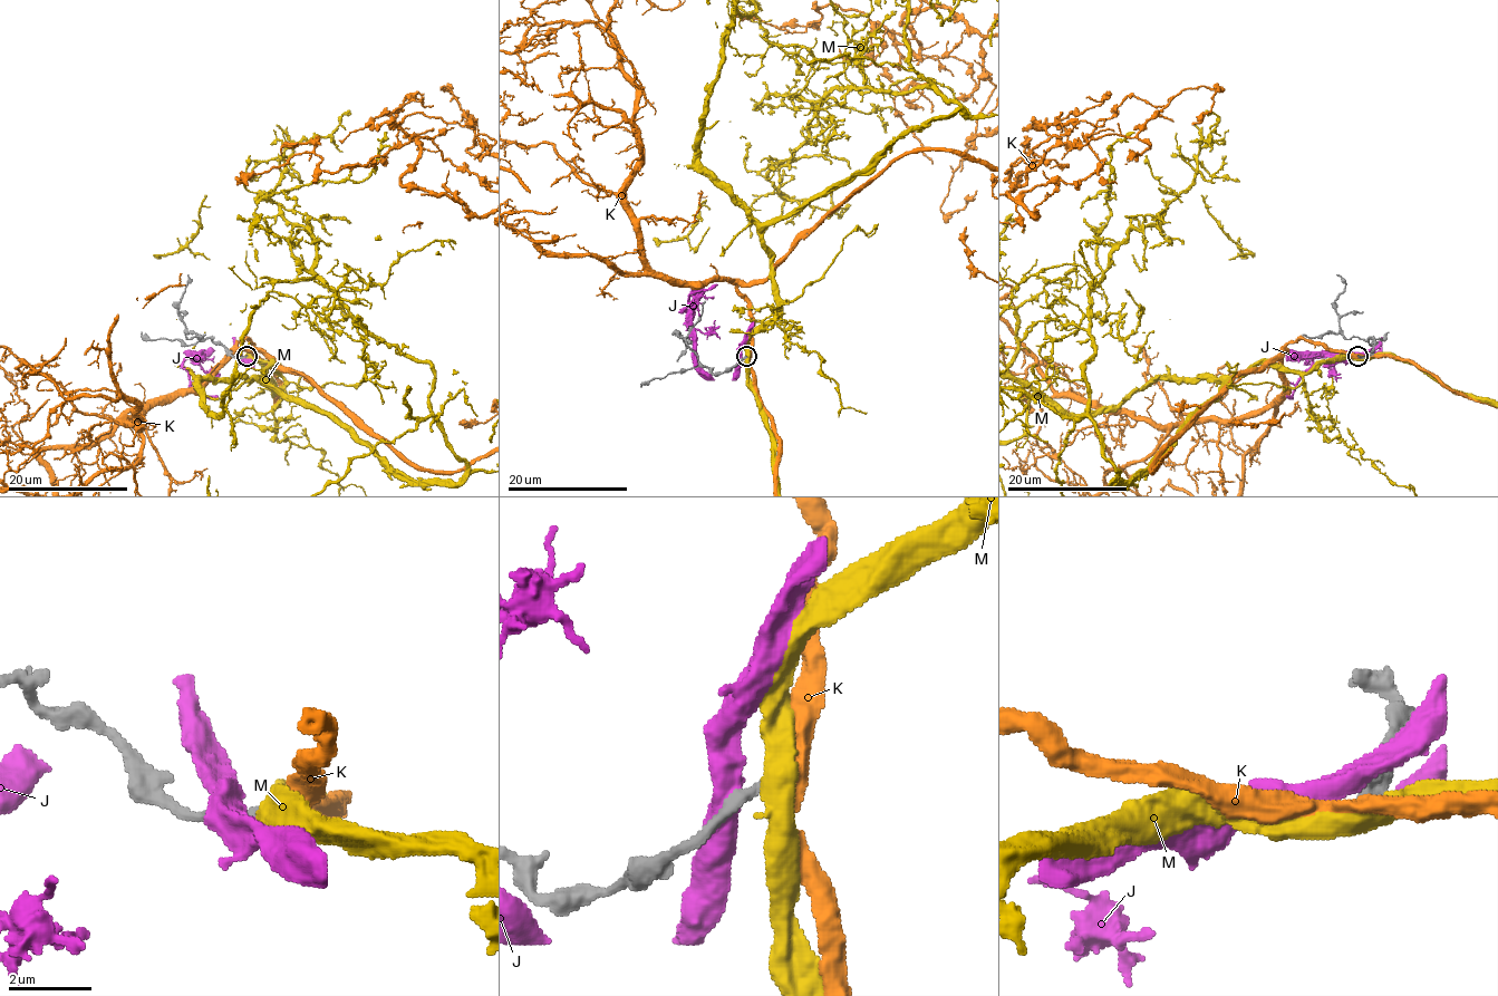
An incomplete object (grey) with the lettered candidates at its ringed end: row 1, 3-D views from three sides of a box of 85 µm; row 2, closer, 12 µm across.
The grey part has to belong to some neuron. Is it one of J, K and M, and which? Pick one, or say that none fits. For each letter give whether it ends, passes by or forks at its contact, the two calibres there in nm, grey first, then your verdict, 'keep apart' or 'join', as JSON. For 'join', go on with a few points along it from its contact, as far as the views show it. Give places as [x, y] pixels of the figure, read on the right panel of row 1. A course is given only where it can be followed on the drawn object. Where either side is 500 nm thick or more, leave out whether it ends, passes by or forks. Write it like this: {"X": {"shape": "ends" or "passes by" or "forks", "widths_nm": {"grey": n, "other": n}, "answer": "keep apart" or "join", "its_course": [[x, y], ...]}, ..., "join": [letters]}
{"J": {"widths_nm": {"grey": 360, "other": 550}, "answer": "keep apart"}, "K": {"shape": "passes by", "widths_nm": {"grey": 280, "other": 460}, "answer": "keep apart"}, "M": {"widths_nm": {"grey": 320, "other": 550}, "answer": "keep apart"}, "join": []}

